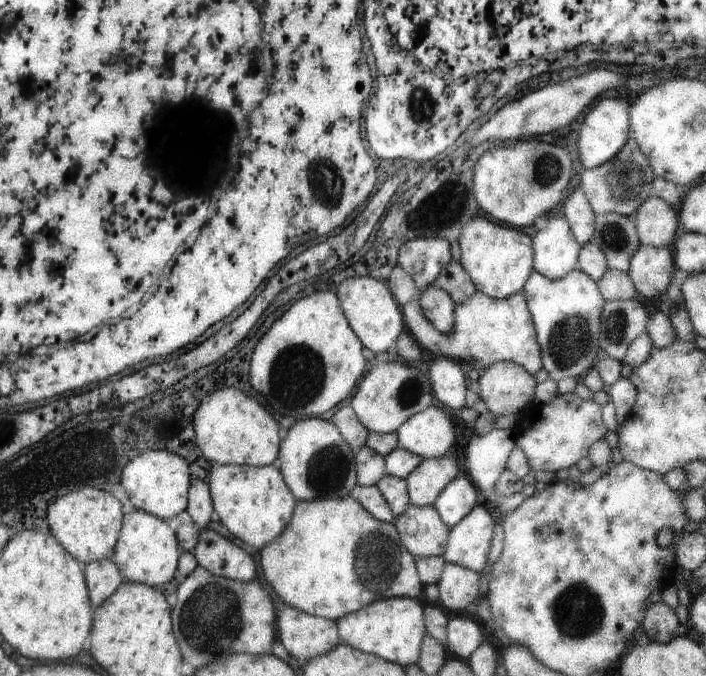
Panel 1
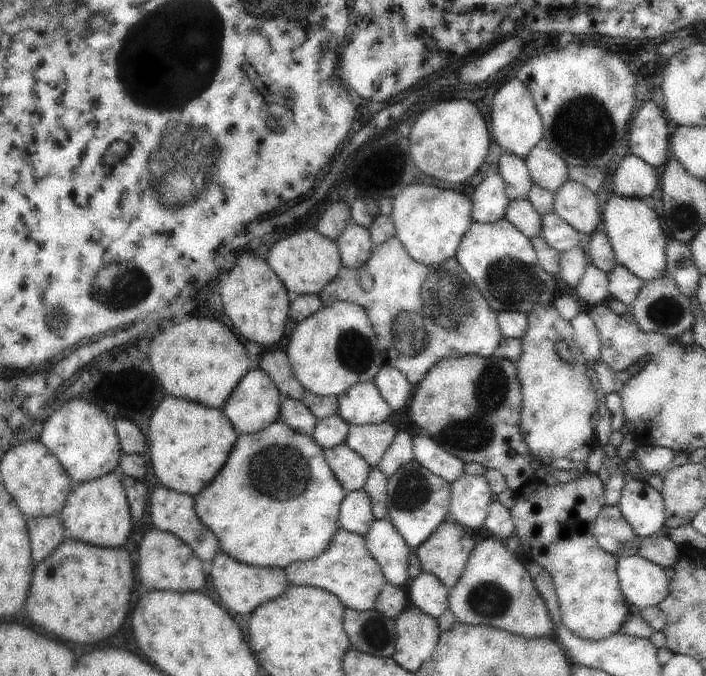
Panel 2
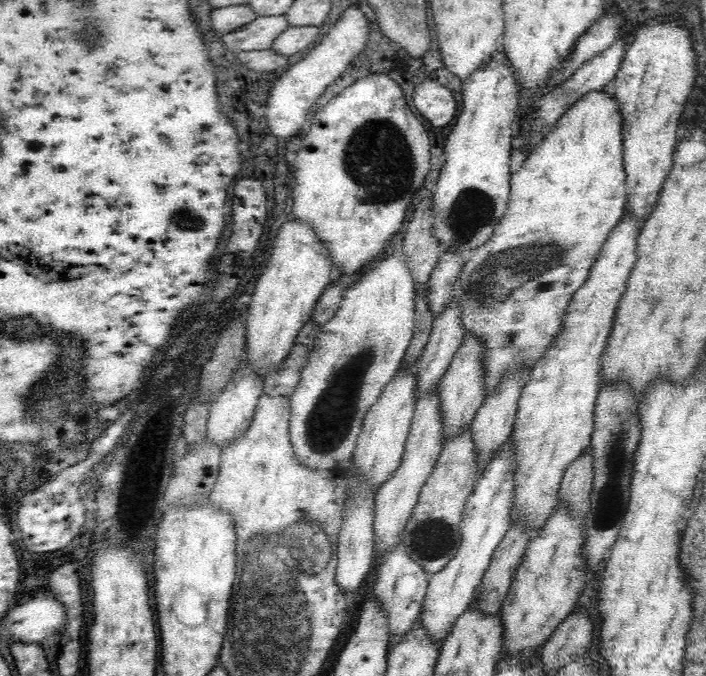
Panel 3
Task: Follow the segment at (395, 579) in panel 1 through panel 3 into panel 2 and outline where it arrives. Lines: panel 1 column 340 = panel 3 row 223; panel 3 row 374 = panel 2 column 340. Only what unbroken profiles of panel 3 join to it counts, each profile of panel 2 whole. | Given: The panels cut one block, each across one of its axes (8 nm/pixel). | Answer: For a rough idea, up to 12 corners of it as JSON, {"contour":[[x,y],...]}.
{"contour":[[239,434],[197,495],[222,552],[313,559],[348,493],[312,436]]}

